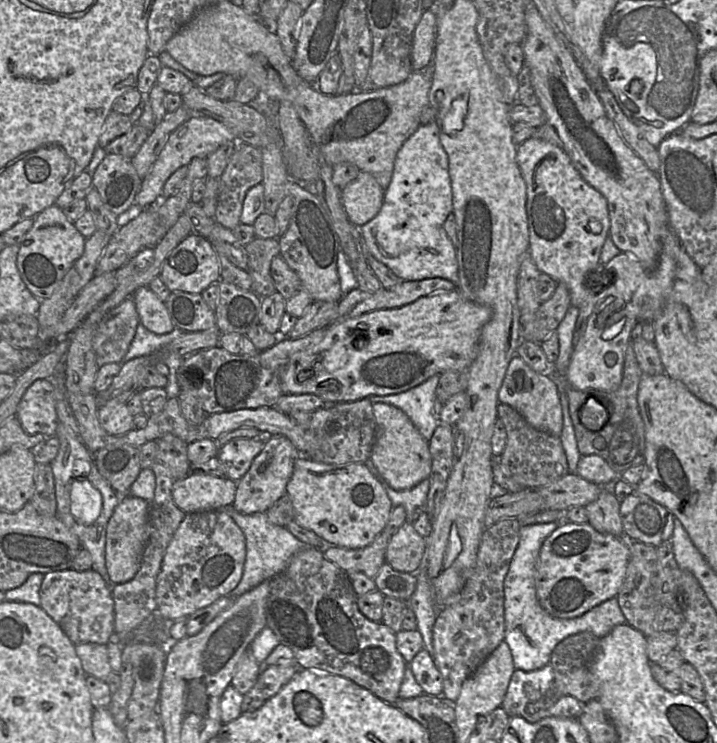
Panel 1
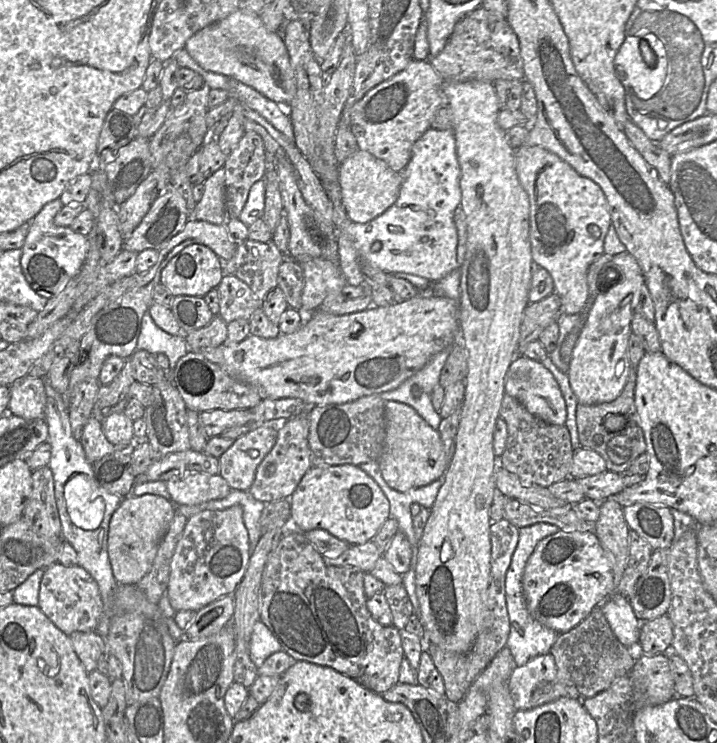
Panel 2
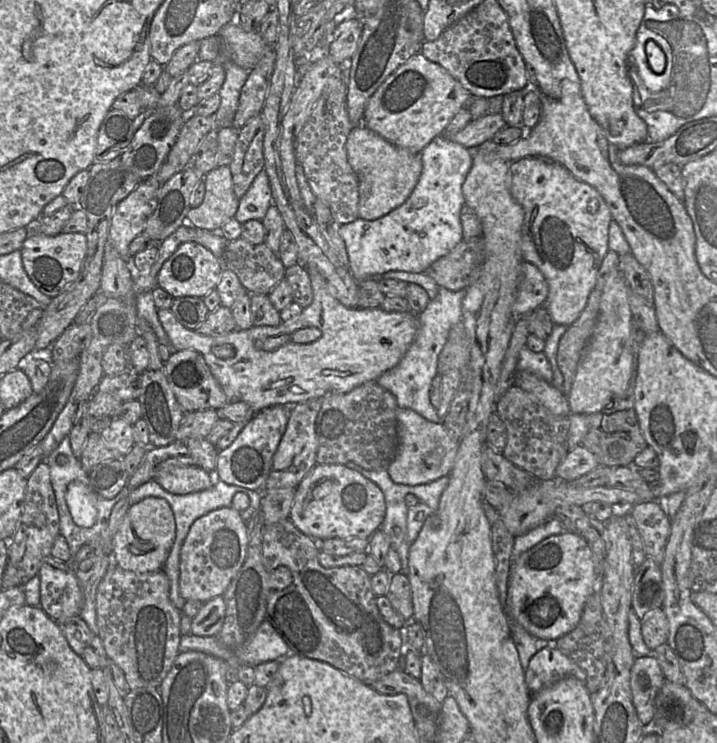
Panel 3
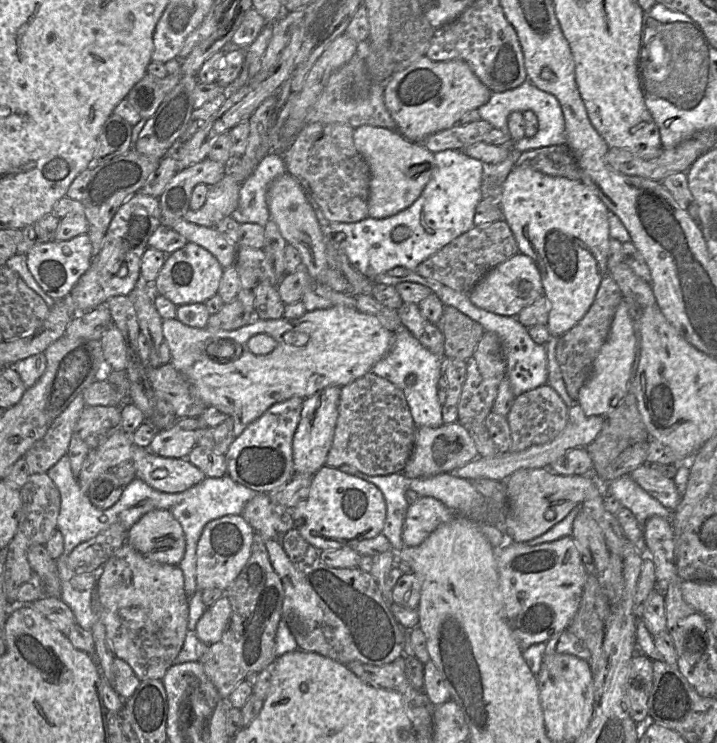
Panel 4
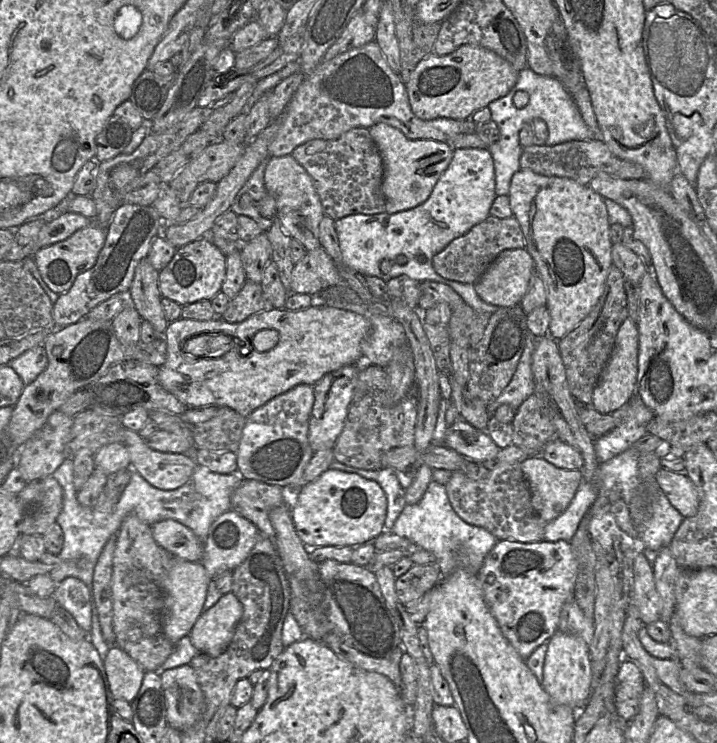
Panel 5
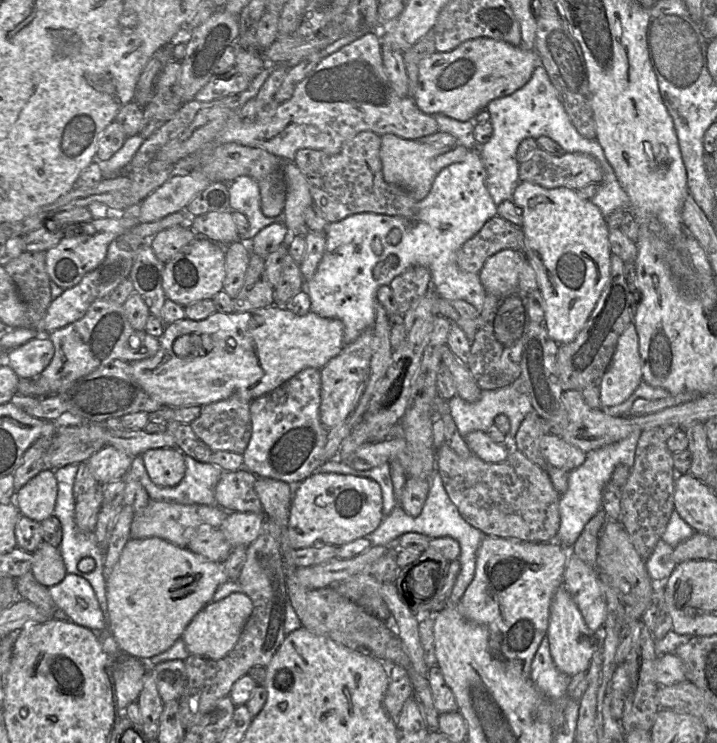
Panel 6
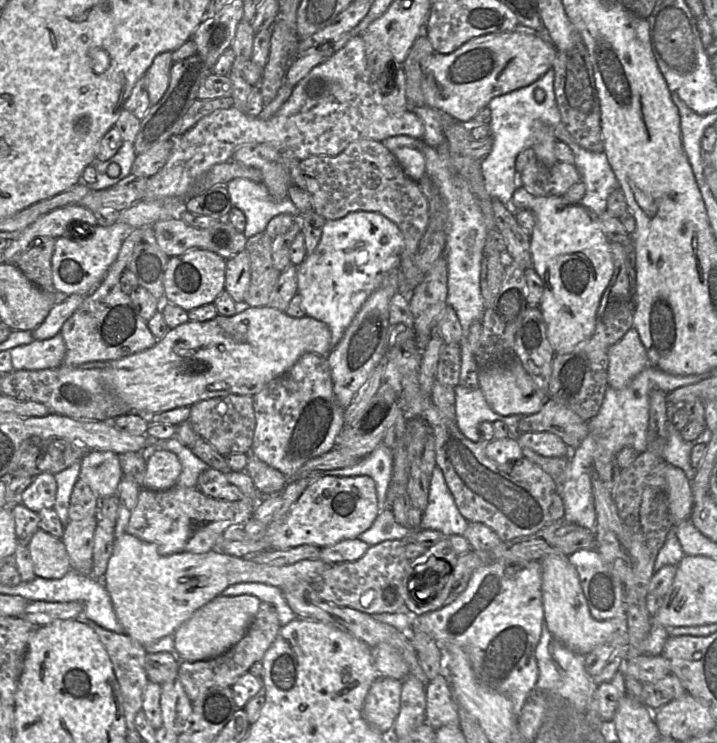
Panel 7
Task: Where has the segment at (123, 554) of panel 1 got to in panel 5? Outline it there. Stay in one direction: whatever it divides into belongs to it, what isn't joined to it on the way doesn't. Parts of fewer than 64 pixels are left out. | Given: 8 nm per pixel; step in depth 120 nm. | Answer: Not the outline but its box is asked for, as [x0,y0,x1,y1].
[151,519,204,562]

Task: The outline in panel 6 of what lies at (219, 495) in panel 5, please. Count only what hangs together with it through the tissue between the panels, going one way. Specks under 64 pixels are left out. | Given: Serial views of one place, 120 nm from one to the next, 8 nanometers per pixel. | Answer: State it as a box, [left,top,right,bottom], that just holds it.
[128,454,223,505]

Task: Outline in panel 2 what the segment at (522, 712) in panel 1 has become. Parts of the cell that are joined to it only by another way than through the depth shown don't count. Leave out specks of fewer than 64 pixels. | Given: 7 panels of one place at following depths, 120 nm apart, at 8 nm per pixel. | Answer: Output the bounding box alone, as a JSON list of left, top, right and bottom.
[508,652,582,711]

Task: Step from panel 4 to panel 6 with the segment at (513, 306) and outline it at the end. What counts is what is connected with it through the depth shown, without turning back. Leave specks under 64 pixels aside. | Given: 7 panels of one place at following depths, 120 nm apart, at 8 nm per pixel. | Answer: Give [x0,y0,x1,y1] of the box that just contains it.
[479,249,522,296]

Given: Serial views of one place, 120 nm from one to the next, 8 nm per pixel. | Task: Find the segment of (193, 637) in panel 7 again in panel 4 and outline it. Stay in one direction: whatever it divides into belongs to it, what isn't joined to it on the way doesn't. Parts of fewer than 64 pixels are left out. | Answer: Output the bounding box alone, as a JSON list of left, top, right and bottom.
[195,595,231,645]

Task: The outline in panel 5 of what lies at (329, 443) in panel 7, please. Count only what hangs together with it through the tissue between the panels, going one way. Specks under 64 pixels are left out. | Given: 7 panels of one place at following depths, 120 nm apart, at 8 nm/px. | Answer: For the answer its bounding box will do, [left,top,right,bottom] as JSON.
[236,384,314,491]

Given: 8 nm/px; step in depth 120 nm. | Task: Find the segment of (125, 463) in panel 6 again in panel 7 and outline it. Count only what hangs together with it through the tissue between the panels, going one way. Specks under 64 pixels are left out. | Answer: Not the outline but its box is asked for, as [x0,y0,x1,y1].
[80,451,123,499]

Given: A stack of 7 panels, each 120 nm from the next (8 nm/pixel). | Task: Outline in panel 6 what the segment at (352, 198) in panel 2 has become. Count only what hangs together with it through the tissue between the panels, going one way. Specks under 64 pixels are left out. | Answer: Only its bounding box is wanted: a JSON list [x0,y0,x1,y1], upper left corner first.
[380,134,468,202]

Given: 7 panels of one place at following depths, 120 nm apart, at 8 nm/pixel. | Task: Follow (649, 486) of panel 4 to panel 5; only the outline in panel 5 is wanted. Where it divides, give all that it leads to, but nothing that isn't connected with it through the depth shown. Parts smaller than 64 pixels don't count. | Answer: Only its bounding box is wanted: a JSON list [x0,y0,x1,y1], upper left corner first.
[656,468,699,518]

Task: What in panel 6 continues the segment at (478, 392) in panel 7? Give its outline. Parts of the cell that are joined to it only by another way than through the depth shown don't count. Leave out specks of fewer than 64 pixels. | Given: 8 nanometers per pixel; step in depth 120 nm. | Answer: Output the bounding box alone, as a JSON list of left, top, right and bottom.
[448,377,534,438]

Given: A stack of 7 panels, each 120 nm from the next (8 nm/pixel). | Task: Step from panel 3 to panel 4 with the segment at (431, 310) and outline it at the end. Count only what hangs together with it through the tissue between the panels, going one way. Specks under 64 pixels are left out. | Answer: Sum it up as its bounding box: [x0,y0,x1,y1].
[371,328,444,428]

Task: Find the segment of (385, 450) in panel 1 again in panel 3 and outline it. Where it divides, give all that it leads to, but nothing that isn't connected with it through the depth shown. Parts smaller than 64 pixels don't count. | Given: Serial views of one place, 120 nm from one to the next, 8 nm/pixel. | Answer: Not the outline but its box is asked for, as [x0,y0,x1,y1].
[387,407,459,486]

